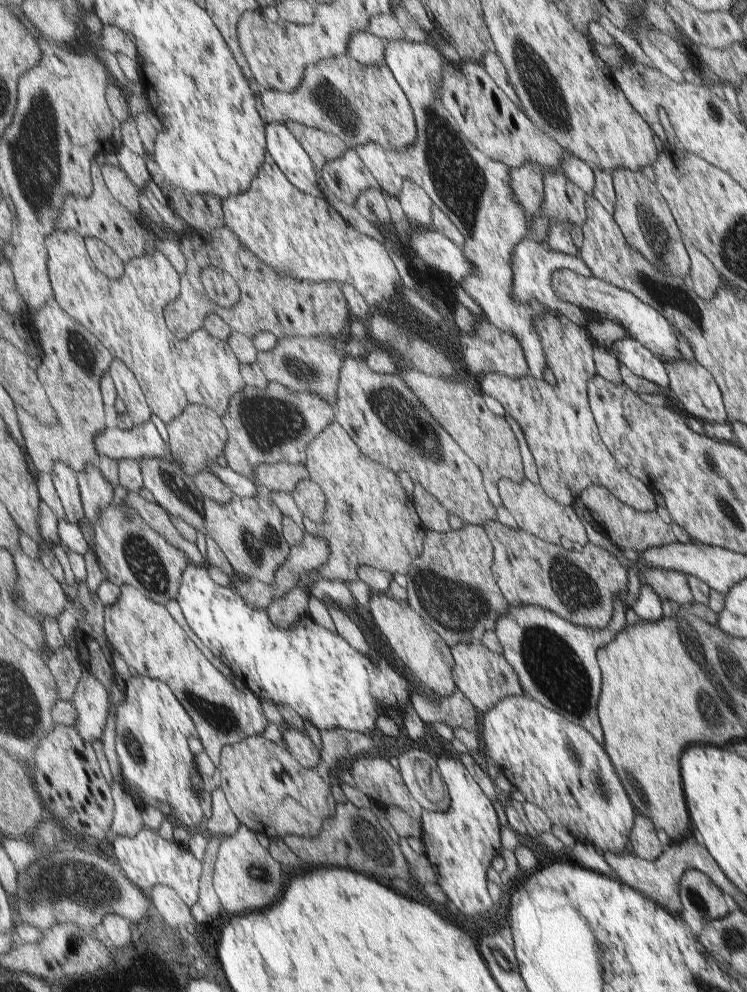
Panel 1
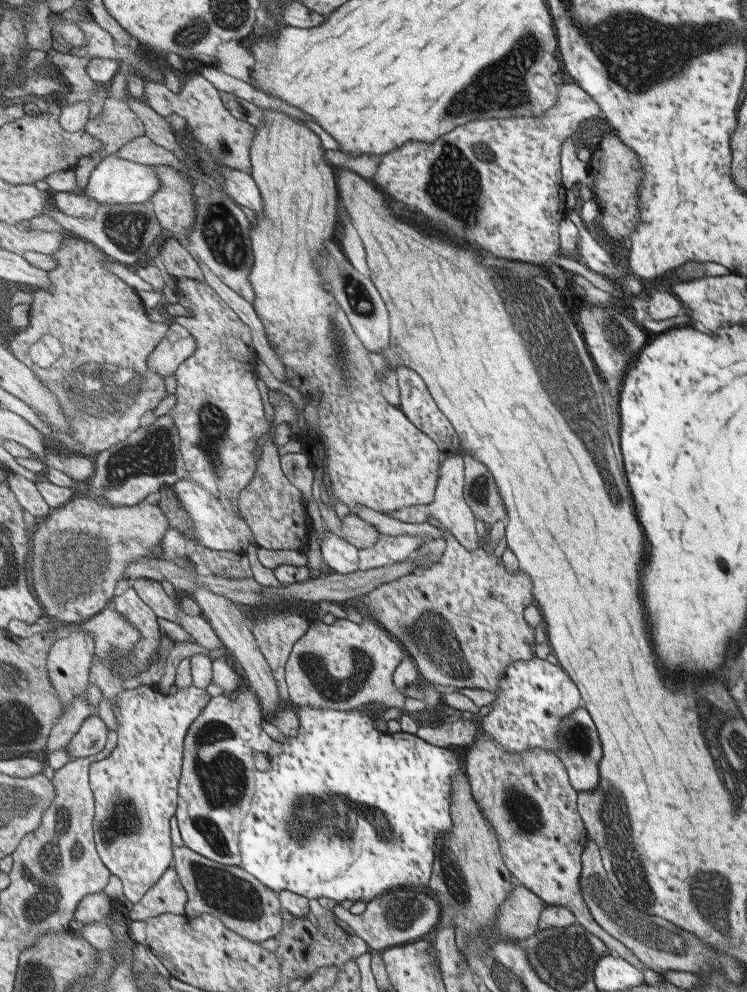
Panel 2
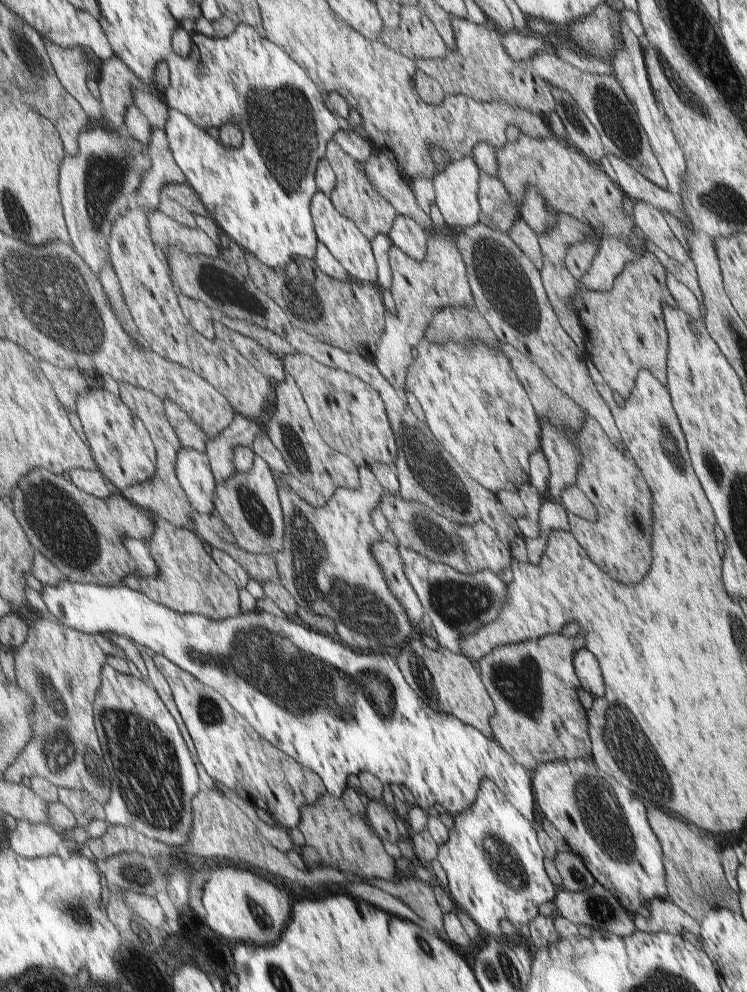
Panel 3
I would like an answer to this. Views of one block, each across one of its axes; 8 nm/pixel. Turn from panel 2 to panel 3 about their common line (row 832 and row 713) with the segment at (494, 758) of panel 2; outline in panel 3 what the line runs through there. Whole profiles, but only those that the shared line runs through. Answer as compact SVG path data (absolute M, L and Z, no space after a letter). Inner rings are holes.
M580 632L574 639L547 635L496 646L477 661L483 683L494 699L493 739L516 763L532 772L540 763L553 761L581 759L592 763L589 722L575 693L580 686L573 667L577 648L582 648Z

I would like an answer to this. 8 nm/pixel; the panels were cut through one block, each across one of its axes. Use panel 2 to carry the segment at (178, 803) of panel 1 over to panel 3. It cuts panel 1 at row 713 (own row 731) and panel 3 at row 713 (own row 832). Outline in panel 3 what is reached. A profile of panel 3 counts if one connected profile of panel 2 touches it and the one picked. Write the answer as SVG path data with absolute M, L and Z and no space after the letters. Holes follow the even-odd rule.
M105 664L102 670L102 688L94 702L97 730L103 740L103 752L111 778L111 798L104 804L105 820L111 825L121 825L135 829L163 846L185 846L193 828L193 798L202 786L200 773L185 737L177 726L177 720L157 689L145 678L115 671Z

